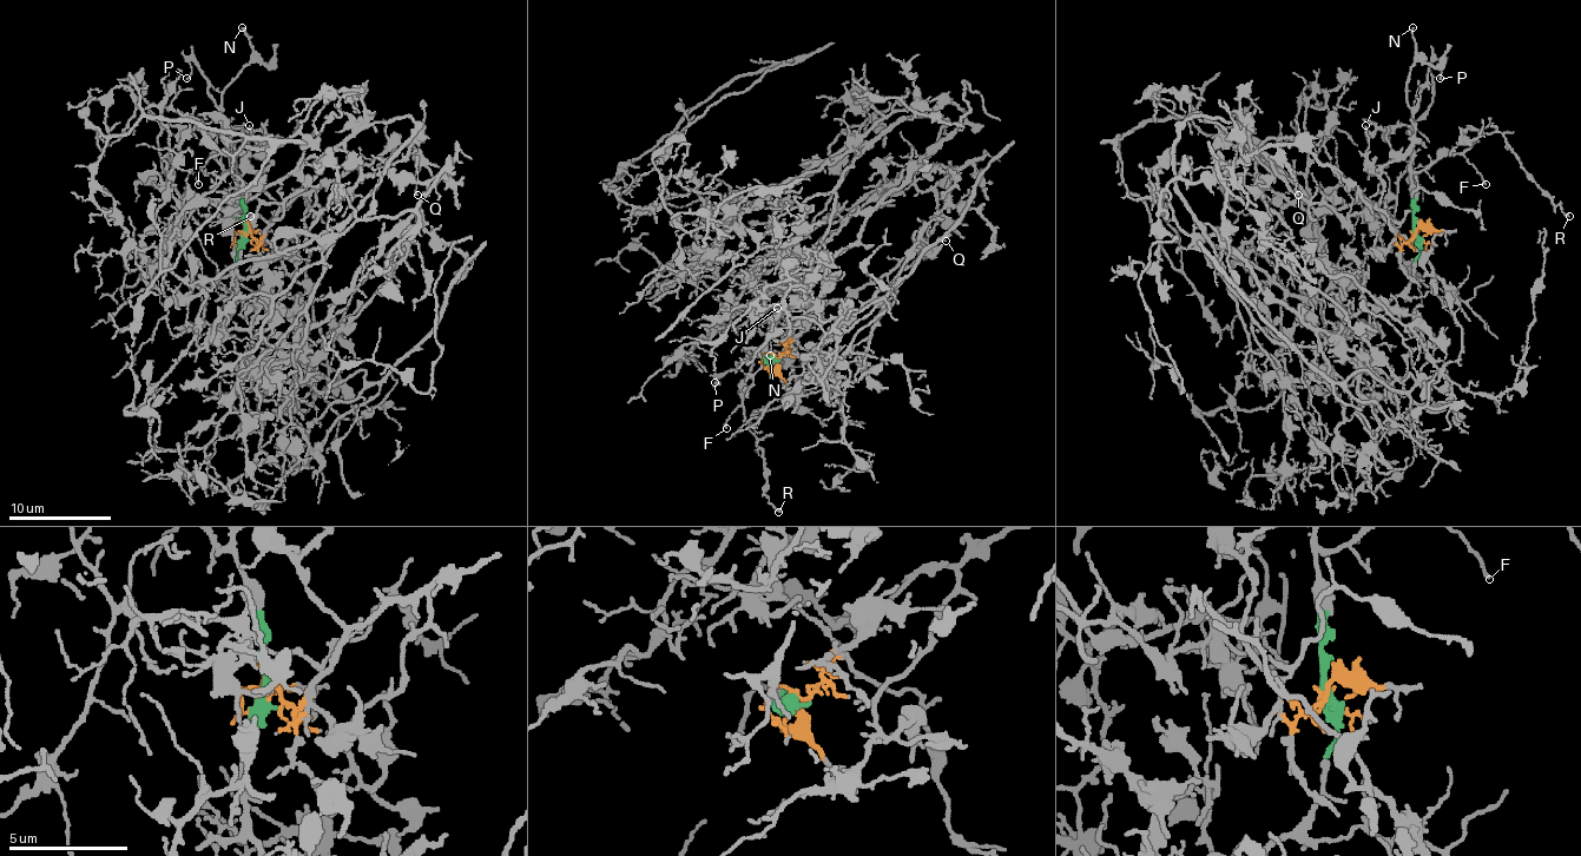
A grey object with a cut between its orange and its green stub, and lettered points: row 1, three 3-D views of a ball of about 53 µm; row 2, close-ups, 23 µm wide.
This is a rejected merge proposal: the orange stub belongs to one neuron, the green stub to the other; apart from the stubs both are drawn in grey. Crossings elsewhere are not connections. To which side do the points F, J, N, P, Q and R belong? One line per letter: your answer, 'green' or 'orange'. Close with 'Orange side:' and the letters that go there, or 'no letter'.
F: green
J: orange
N: green
P: green
Q: orange
R: green
Orange side: J, Q

